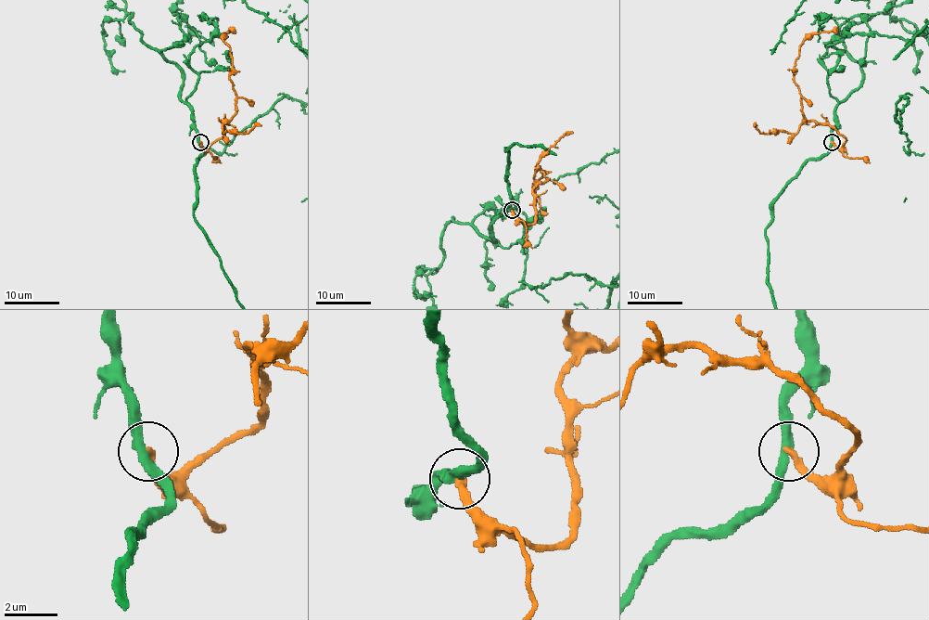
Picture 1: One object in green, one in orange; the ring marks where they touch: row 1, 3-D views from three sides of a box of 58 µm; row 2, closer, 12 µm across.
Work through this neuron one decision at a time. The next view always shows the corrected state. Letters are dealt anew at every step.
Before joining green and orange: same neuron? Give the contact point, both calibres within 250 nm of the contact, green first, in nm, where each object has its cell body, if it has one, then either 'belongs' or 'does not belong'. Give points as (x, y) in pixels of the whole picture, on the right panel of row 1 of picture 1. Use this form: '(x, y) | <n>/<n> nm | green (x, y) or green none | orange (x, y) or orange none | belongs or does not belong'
(832, 142) | 360/320 nm | green none | orange none | does not belong

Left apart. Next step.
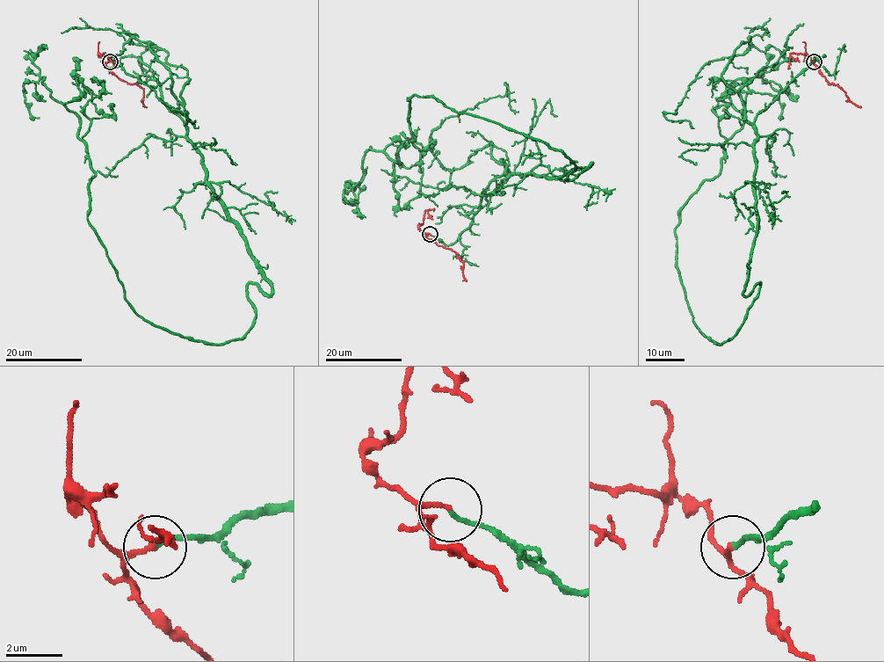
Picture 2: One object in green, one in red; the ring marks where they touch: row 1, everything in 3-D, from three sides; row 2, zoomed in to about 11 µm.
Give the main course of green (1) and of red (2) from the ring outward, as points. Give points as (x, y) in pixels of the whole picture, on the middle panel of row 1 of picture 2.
1: (430, 234), (503, 174), (590, 163), (568, 180), (414, 95), (358, 202)
2: (430, 234), (425, 235), (427, 238), (452, 250), (462, 262), (462, 276), (467, 280)

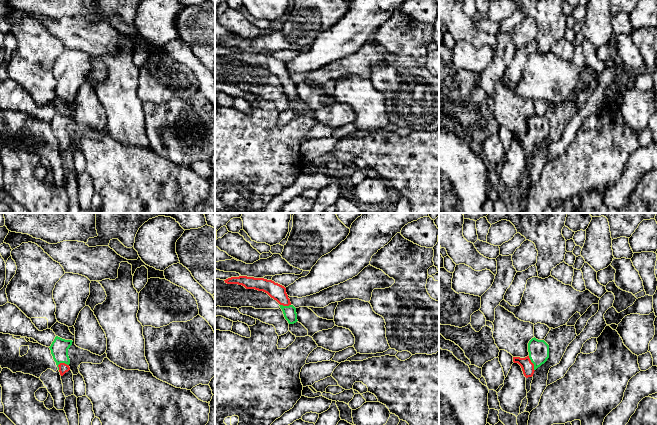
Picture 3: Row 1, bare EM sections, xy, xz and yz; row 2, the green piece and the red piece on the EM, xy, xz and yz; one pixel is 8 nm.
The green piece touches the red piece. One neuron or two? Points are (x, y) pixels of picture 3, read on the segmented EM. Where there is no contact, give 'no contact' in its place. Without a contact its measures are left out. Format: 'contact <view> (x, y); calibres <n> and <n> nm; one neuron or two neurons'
contact xy (62, 362); calibres 140 and 80 nm; one neuron

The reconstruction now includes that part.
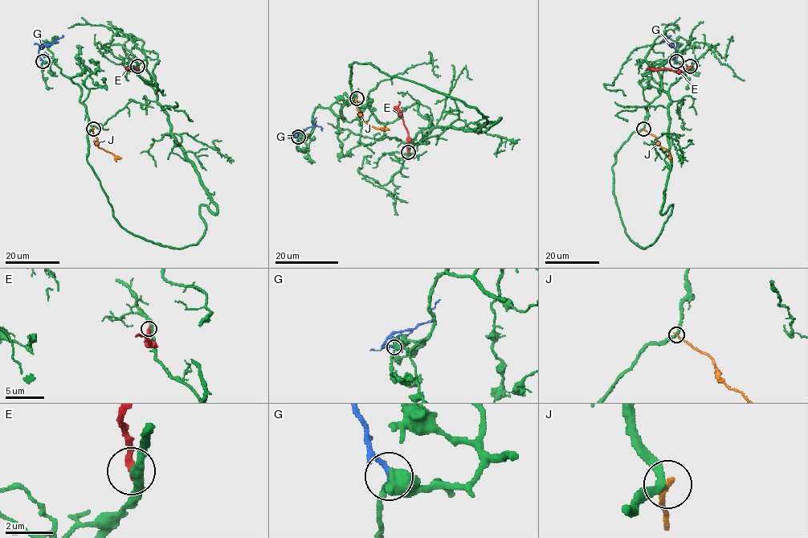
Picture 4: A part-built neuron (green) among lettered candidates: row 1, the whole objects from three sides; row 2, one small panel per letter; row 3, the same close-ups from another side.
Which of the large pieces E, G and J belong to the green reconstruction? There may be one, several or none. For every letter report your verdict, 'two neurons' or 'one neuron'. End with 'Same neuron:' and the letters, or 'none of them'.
E: two neurons
G: two neurons
J: two neurons
Same neuron: none of them

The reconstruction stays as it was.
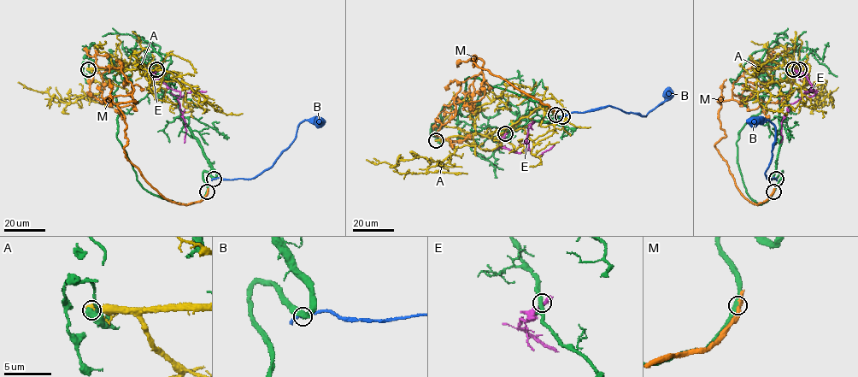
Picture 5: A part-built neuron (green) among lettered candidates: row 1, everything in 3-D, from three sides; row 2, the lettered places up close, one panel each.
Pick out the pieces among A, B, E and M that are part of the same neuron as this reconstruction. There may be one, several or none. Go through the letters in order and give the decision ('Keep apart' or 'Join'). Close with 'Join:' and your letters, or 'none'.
A: Keep apart
B: Keep apart
E: Keep apart
M: Keep apart
Join: none

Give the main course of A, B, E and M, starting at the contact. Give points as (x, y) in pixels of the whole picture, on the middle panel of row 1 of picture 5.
A: (436, 140), (471, 138), (507, 128), (527, 117), (547, 98), (555, 98), (562, 106), (571, 123), (590, 127)
B: (562, 116), (608, 106), (646, 115), (666, 99), (669, 87)
E: (505, 134), (501, 142), (503, 147), (525, 151), (532, 120)
M: (555, 114), (473, 55), (482, 70), (437, 131), (471, 135)

